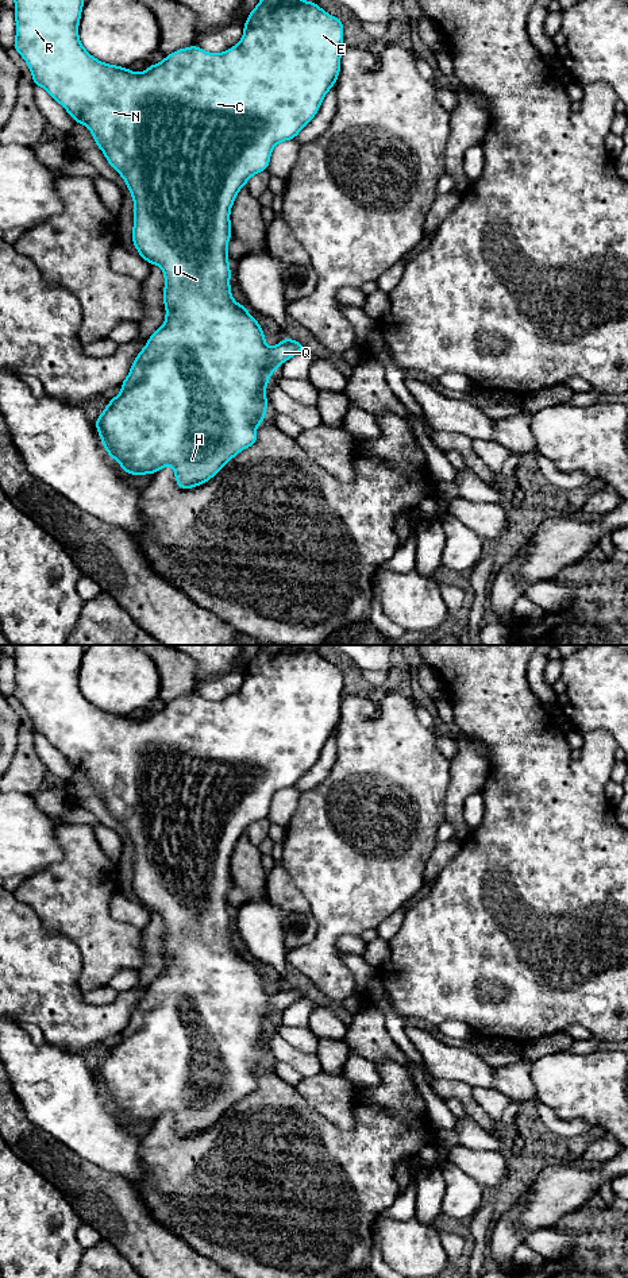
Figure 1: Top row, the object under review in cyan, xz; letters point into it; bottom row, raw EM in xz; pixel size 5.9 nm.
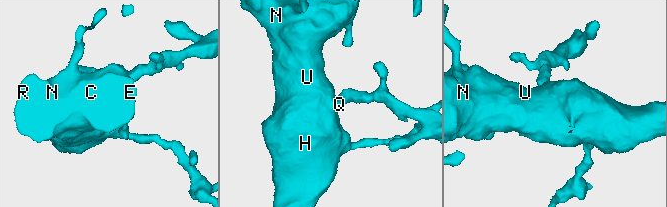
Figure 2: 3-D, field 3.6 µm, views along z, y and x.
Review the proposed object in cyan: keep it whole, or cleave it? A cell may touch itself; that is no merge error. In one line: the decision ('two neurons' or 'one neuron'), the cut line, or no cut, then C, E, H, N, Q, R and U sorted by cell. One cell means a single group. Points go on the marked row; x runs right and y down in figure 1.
one neuron; cut none; groups C E H N Q R U

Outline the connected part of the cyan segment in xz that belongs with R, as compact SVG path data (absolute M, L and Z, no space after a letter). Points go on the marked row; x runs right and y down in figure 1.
M15 0L16 38L14 49L24 58L32 73L34 85L45 88L58 101L77 124L86 126L96 144L104 152L108 163L123 177L134 198L132 243L140 258L150 265L158 265L165 275L163 304L166 306L165 324L157 329L145 348L135 358L128 377L122 382L122 393L109 399L101 416L95 420L99 436L111 459L120 463L122 470L132 475L153 474L170 464L174 468L180 489L192 489L208 482L235 455L257 443L255 428L265 421L267 409L266 385L276 368L304 351L304 344L282 339L276 347L267 347L265 333L258 321L248 314L246 305L234 301L230 287L231 269L228 266L227 243L231 239L230 212L238 192L257 173L267 170L270 154L277 143L290 140L315 117L327 92L334 86L340 73L340 55L344 49L343 23L323 11L316 3L304 0L261 0L248 13L243 24L244 34L239 43L220 54L211 54L196 45L180 49L161 63L150 65L142 73L127 67L107 65L93 58L81 45L78 23L85 0Z

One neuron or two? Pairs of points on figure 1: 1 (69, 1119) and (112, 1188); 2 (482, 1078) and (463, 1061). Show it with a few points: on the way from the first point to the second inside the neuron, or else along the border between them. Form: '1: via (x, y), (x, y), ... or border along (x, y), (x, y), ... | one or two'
1: border along (73, 1151), (81, 1158), (130, 1180) | two
2: via (478, 1074), (467, 1065) | one

